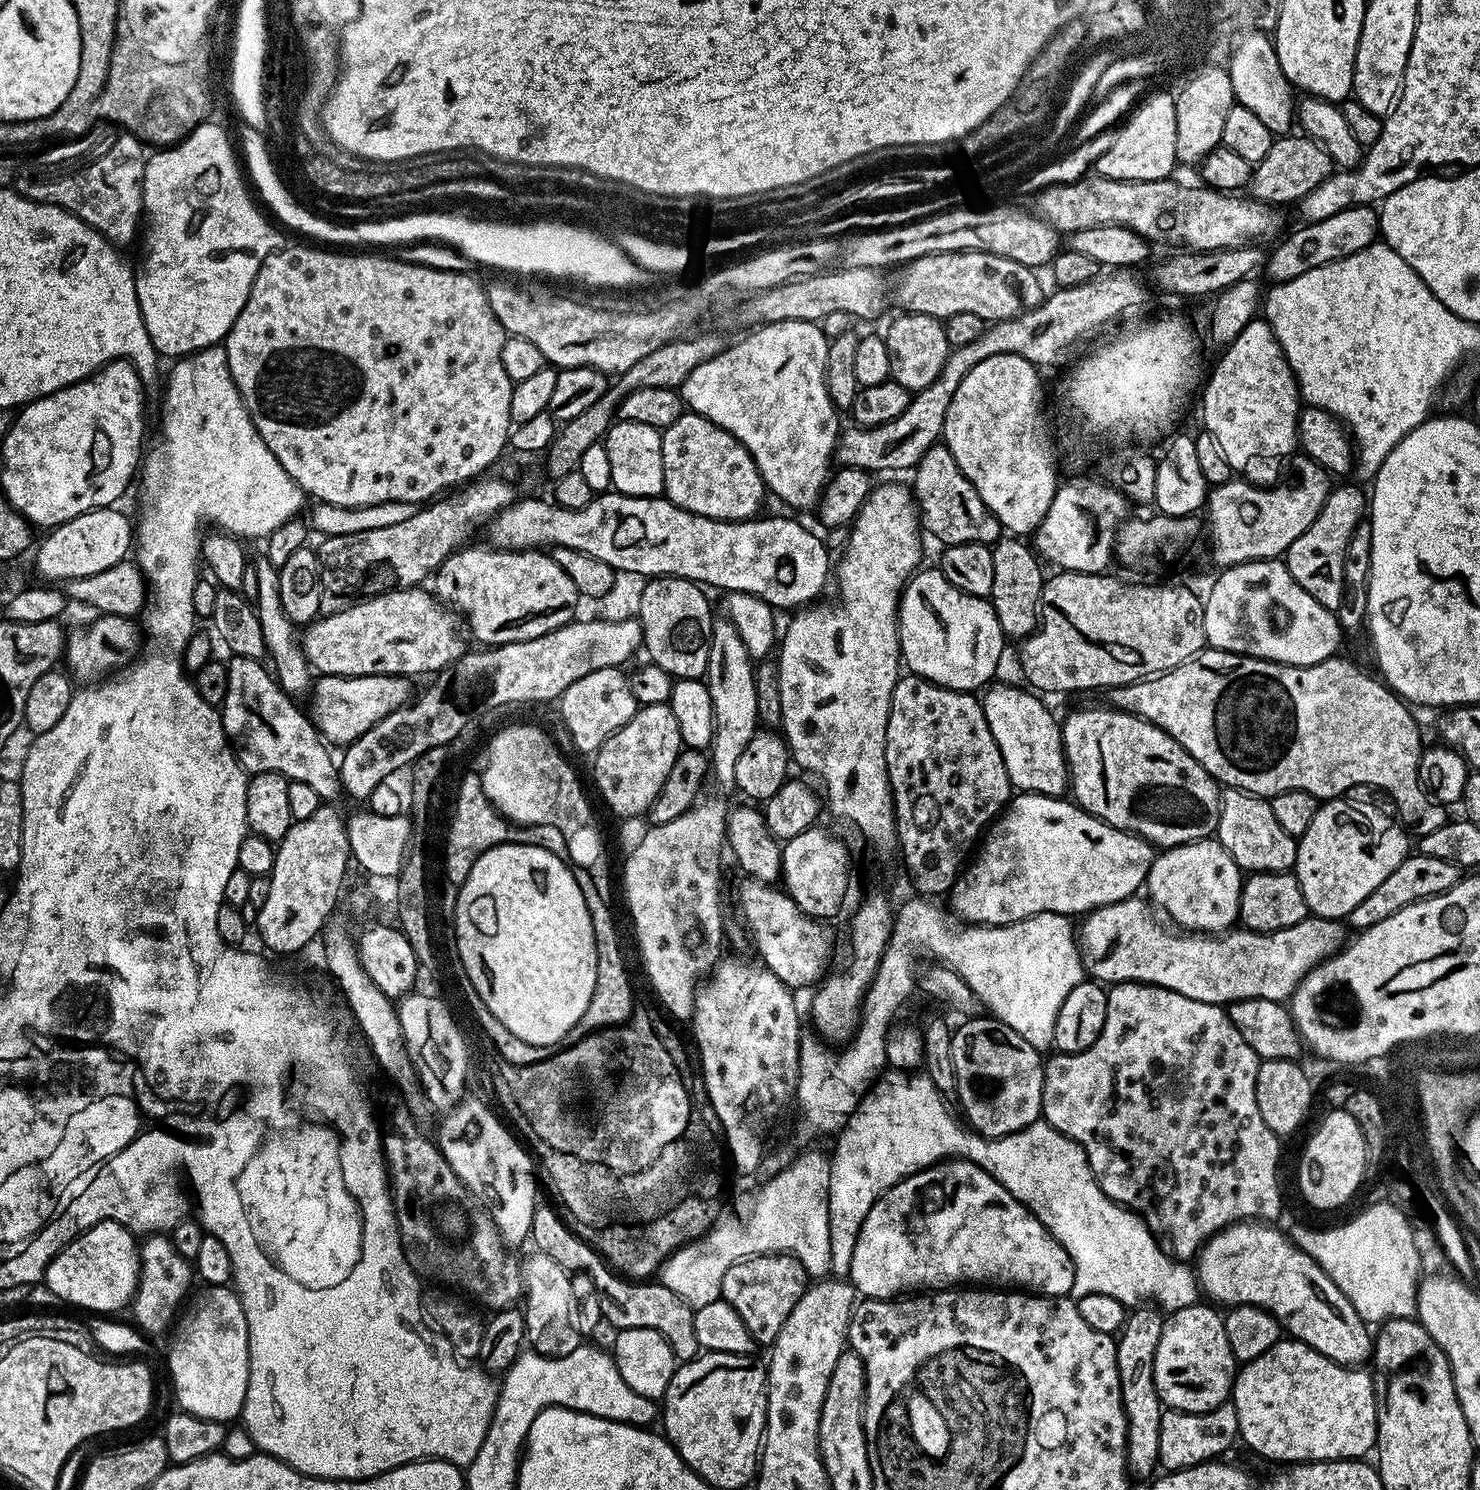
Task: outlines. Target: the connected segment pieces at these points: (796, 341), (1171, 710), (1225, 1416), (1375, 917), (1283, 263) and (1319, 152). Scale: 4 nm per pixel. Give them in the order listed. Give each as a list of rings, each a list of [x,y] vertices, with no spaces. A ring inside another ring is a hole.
[[[783,320],[753,328],[756,329],[749,336],[737,344],[729,343],[717,356],[690,370],[690,378],[682,385],[684,403],[702,418],[724,428],[746,449],[771,495],[773,492],[792,508],[815,509],[830,479],[828,467],[833,467],[836,442],[842,431],[826,382],[829,337],[819,323],[811,320]]]
[[[1208,646],[1203,652],[1174,666],[1169,672],[1161,672],[1117,688],[1107,689],[1106,696],[1108,696],[1107,703],[1111,707],[1120,708],[1138,718],[1149,720],[1154,726],[1170,734],[1170,738],[1177,740],[1216,779],[1217,784],[1224,788],[1241,788],[1244,792],[1249,792],[1251,796],[1265,798],[1277,796],[1286,790],[1306,790],[1321,801],[1325,801],[1343,797],[1351,793],[1348,792],[1351,788],[1360,788],[1363,784],[1369,784],[1372,788],[1381,788],[1382,791],[1389,792],[1396,799],[1396,808],[1401,816],[1399,819],[1405,825],[1416,824],[1424,816],[1424,807],[1429,807],[1430,804],[1424,789],[1420,787],[1420,753],[1422,751],[1420,728],[1412,717],[1413,709],[1387,684],[1377,679],[1371,671],[1369,672],[1363,672],[1358,665],[1343,660],[1340,654],[1333,654],[1327,660],[1317,664],[1278,664],[1274,660],[1260,660],[1257,656],[1241,656],[1238,652],[1226,652],[1222,648]]]
[[[1230,1402],[1219,1404],[1212,1412],[1177,1412],[1164,1410],[1160,1414],[1158,1430],[1159,1467],[1165,1473],[1193,1468],[1196,1464],[1215,1461],[1232,1443],[1237,1443],[1240,1434],[1236,1407]]]
[[[1410,854],[1398,866],[1398,870],[1394,870],[1394,874],[1390,874],[1390,878],[1382,881],[1367,898],[1362,898],[1362,902],[1358,902],[1358,906],[1354,906],[1354,910],[1350,910],[1350,914],[1346,917],[1347,923],[1349,925],[1352,923],[1356,930],[1369,928],[1382,922],[1382,918],[1390,918],[1390,914],[1398,914],[1398,910],[1402,910],[1414,902],[1450,890],[1460,879],[1462,879],[1462,869],[1454,862],[1446,862],[1442,858]]]
[[[1353,204],[1338,214],[1330,214],[1330,218],[1322,218],[1313,224],[1304,222],[1299,226],[1301,228],[1294,229],[1292,233],[1289,231],[1275,245],[1277,248],[1273,252],[1267,253],[1266,272],[1268,270],[1269,281],[1293,280],[1306,270],[1314,270],[1318,266],[1326,266],[1332,260],[1358,254],[1358,250],[1366,250],[1371,244],[1377,243],[1380,217],[1375,207]]]
[[[1280,134],[1273,139],[1266,158],[1262,158],[1252,169],[1247,191],[1251,199],[1261,200],[1273,206],[1295,205],[1310,190],[1314,190],[1332,175],[1334,165],[1323,145],[1311,140],[1306,134]]]

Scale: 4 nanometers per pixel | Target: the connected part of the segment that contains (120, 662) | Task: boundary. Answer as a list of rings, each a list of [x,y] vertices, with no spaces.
[[[103,614],[97,615],[95,619],[89,628],[76,628],[73,632],[71,629],[67,633],[64,646],[63,659],[66,664],[68,660],[67,671],[73,681],[81,680],[79,683],[84,686],[109,679],[113,674],[127,668],[142,652],[142,647],[140,648],[142,632],[135,619]]]

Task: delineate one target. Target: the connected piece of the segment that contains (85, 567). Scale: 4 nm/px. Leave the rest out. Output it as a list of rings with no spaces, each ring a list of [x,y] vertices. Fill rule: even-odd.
[[[109,506],[107,508],[95,508],[94,510],[90,510],[89,512],[84,512],[81,514],[81,516],[76,516],[72,520],[67,520],[66,523],[60,524],[54,529],[51,529],[47,533],[48,536],[45,538],[44,541],[41,542],[40,544],[40,549],[39,544],[38,547],[35,549],[36,552],[36,568],[38,571],[41,572],[42,575],[44,576],[49,576],[50,579],[49,581],[52,582],[60,582],[56,580],[61,580],[61,582],[67,582],[69,580],[73,580],[74,578],[86,578],[90,574],[99,574],[100,571],[102,570],[110,570],[110,566],[114,566],[118,562],[122,562],[123,560],[129,559],[130,553],[133,551],[134,548],[134,524],[132,521],[132,524],[130,521],[127,520],[126,517],[123,516],[122,513],[119,512],[119,507],[116,506]]]

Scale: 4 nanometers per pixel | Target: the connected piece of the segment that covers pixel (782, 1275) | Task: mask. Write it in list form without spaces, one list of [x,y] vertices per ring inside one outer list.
[[[789,1254],[751,1256],[730,1266],[722,1278],[721,1297],[746,1322],[746,1330],[756,1339],[757,1345],[771,1346],[782,1330],[790,1310],[798,1306],[802,1294],[810,1287],[810,1277],[802,1262]]]

